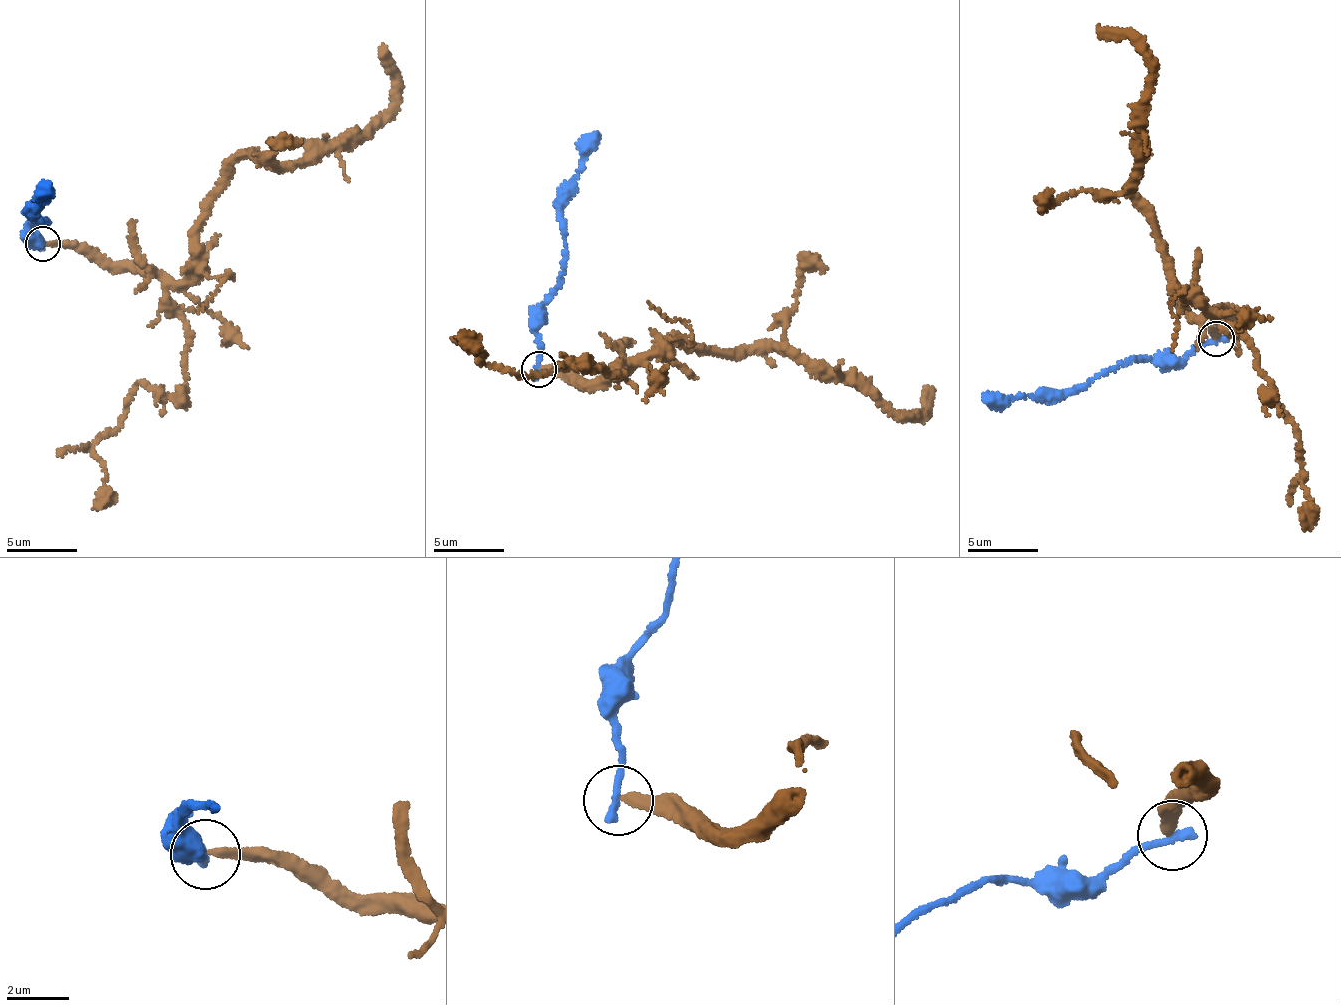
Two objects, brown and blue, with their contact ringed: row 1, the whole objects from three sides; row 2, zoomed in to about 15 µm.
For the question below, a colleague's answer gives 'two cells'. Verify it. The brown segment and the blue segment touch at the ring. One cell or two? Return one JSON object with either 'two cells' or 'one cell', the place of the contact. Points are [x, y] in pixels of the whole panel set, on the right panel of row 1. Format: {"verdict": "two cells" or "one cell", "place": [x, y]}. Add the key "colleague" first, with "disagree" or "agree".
{"colleague": "agree", "verdict": "two cells", "place": [1216, 338]}

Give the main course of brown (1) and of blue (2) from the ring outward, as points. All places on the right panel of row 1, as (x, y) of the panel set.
1: (1215, 339), (1209, 326), (1229, 318), (1172, 278), (1154, 218), (1125, 185), (1150, 61), (1098, 24)
2: (1215, 339), (1179, 358), (1160, 362), (1136, 357), (1086, 386), (1048, 391), (1034, 397), (983, 399)

